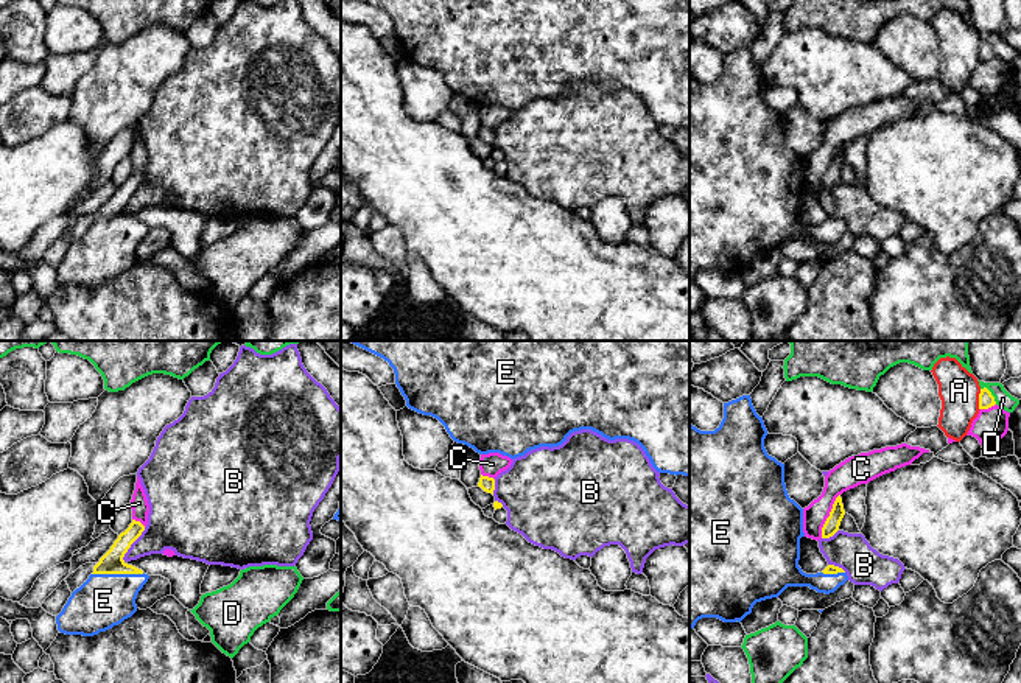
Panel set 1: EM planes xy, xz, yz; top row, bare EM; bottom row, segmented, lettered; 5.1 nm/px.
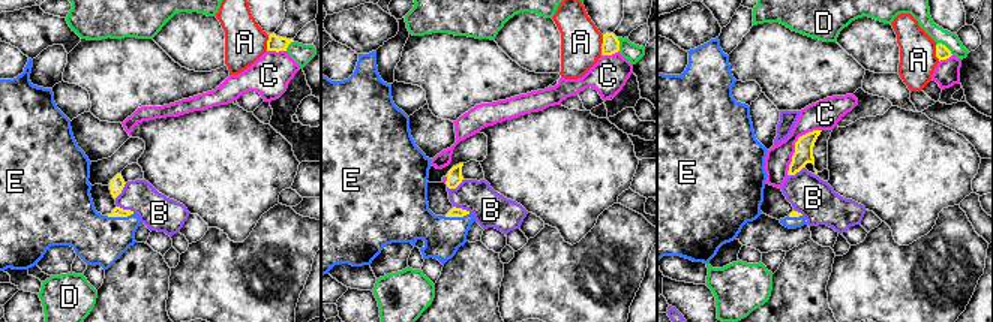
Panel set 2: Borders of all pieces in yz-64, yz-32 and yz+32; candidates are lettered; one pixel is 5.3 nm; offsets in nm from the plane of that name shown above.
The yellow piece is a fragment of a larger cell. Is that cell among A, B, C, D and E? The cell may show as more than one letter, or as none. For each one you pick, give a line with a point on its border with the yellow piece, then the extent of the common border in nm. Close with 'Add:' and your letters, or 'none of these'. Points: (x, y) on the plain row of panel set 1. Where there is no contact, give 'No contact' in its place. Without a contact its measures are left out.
E: Touches yellow at xy (117, 224). Shared border 280 nm
Add: E

